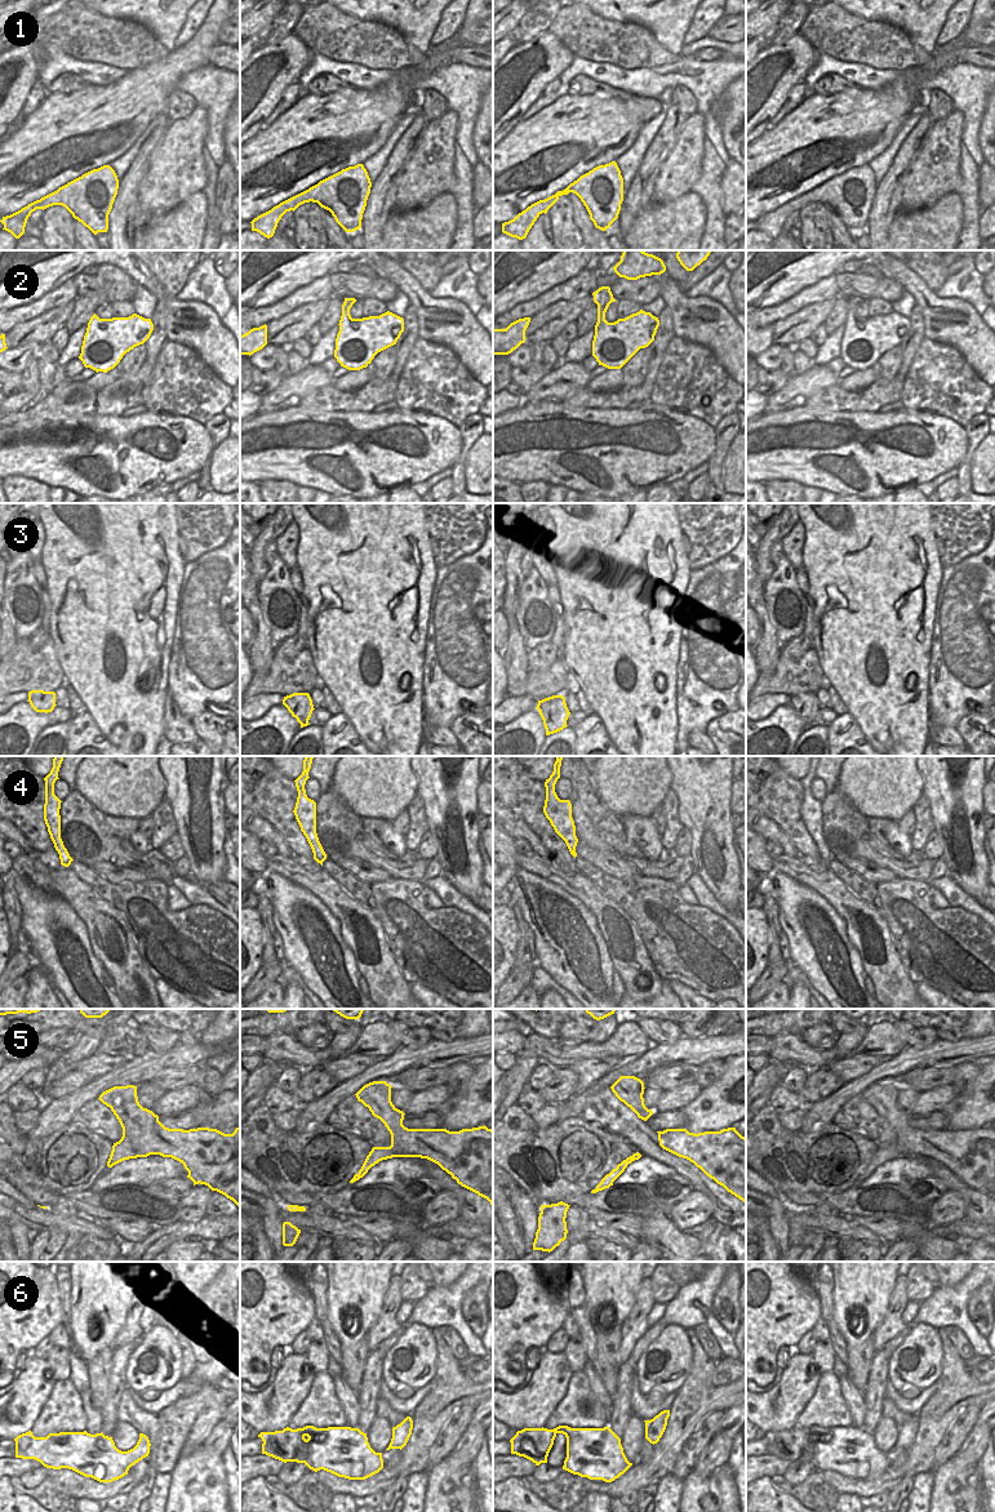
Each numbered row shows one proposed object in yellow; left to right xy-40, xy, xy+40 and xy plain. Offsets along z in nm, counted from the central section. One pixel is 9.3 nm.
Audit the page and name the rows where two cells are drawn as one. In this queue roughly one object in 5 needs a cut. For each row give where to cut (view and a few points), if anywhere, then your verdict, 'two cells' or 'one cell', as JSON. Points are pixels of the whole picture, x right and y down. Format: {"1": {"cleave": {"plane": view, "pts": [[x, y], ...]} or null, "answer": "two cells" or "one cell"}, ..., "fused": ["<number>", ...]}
{"1": {"cleave": null, "answer": "one cell"}, "2": {"cleave": null, "answer": "one cell"}, "3": {"cleave": null, "answer": "one cell"}, "4": {"cleave": null, "answer": "one cell"}, "5": {"cleave": null, "answer": "one cell"}, "6": {"cleave": null, "answer": "one cell"}, "fused": []}

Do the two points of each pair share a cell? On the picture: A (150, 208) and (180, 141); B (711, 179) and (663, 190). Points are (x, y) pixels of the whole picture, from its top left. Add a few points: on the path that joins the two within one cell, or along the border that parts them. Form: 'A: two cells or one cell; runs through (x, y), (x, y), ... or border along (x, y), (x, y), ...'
A: one cell; runs through (160, 191), (177, 170), (178, 158)
B: two cells; border along (702, 154), (702, 174), (689, 191)

